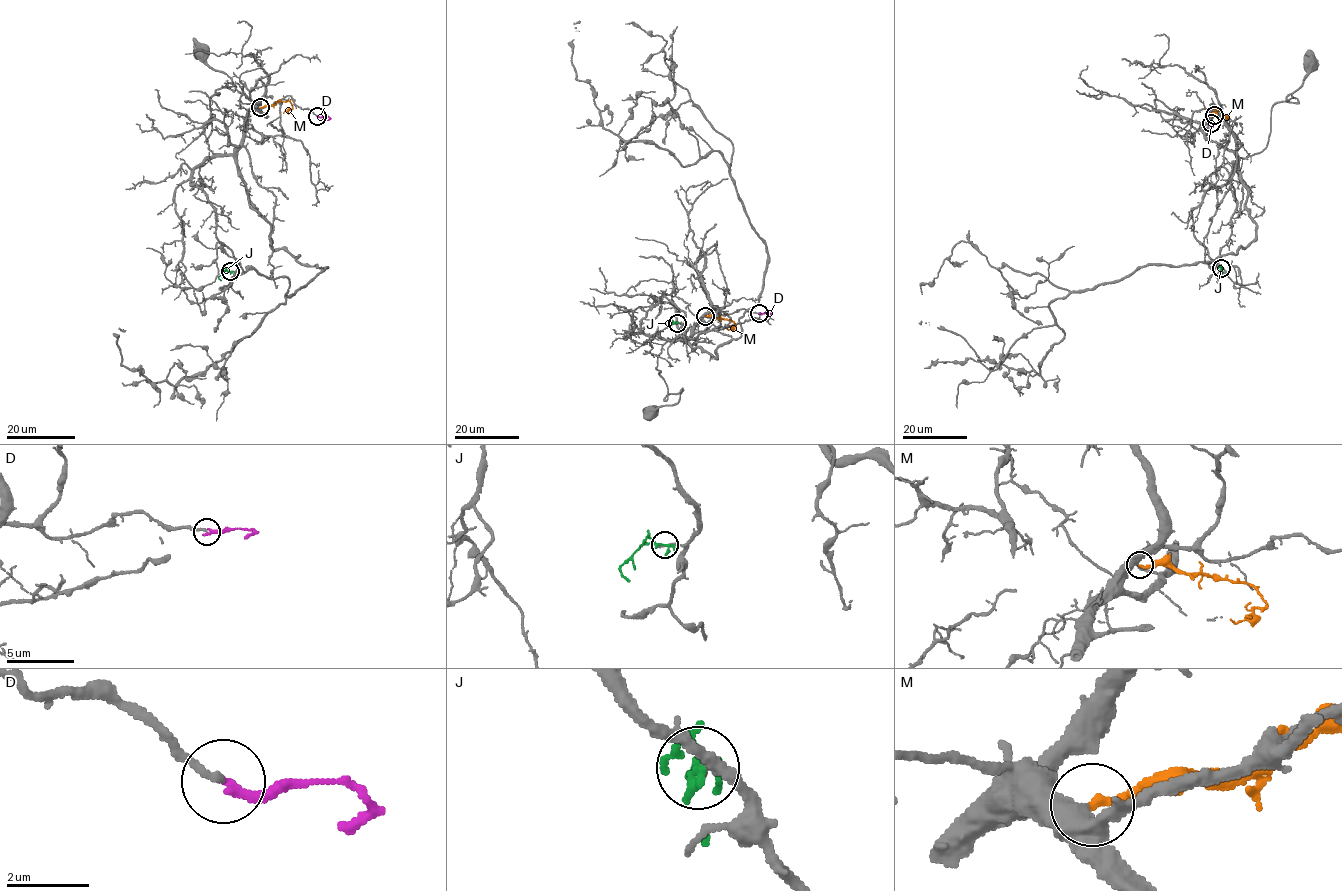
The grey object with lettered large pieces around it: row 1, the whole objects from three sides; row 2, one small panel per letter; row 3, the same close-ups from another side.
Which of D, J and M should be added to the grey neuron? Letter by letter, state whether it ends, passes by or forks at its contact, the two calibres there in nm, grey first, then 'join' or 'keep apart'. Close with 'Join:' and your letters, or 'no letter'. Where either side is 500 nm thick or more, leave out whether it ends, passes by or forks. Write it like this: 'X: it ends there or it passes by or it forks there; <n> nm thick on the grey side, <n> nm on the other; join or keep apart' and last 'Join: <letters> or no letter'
D: it ends there; 170 nm thick on the grey side, 280 nm on the other; keep apart
J: it passes by; 170 nm thick on the grey side, 200 nm on the other; keep apart
M: it ends there; 360 nm thick on the grey side, 240 nm on the other; keep apart
Join: no letter

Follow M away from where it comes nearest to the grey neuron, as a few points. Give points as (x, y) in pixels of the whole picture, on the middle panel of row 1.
M: (705, 315), (732, 320), (736, 325), (727, 328)

